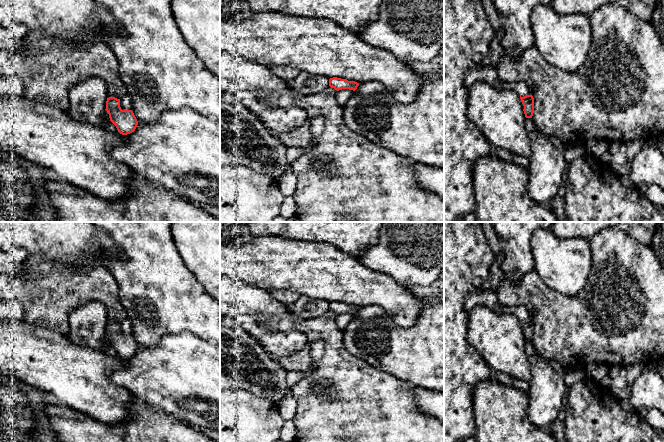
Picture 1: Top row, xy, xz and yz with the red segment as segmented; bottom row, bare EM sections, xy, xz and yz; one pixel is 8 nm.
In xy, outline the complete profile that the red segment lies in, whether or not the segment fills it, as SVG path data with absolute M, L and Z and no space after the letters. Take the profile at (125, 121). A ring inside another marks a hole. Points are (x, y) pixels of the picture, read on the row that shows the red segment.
M115 97L107 98L105 110L120 134L127 135L135 131L138 121L132 110L121 109L120 99Z

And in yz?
M476 64L472 66L465 77L465 86L469 90L471 86L477 81L484 81L497 89L508 89L515 91L521 99L524 106L524 114L526 118L532 118L534 112L534 98L530 94L530 89L525 83L507 83L501 81L497 75L496 68L486 67L483 64Z

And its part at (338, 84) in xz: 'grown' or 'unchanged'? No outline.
unchanged

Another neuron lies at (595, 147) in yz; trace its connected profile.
M591 139L585 145L586 152L595 158L601 158L608 146L605 141L600 139Z

